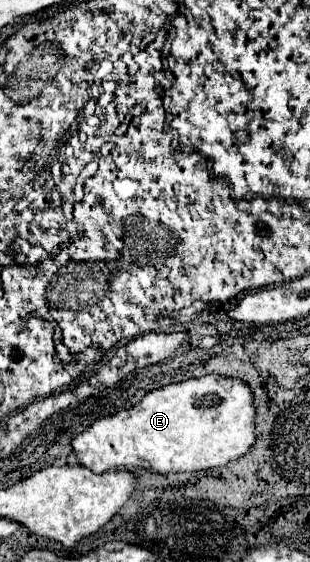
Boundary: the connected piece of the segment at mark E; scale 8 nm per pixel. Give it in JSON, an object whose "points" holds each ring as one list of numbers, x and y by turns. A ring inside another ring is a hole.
{"points":[[205,375,197,379,187,379,181,383,171,383,149,391,137,405,131,409,119,411,109,417,101,417,85,431,77,433,69,445,79,461,79,465,105,473,113,469,141,467,149,473,179,473,179,471,203,471,213,467,223,467,229,461,245,455,255,443,255,407,253,391,241,379,229,379,219,375]]}

